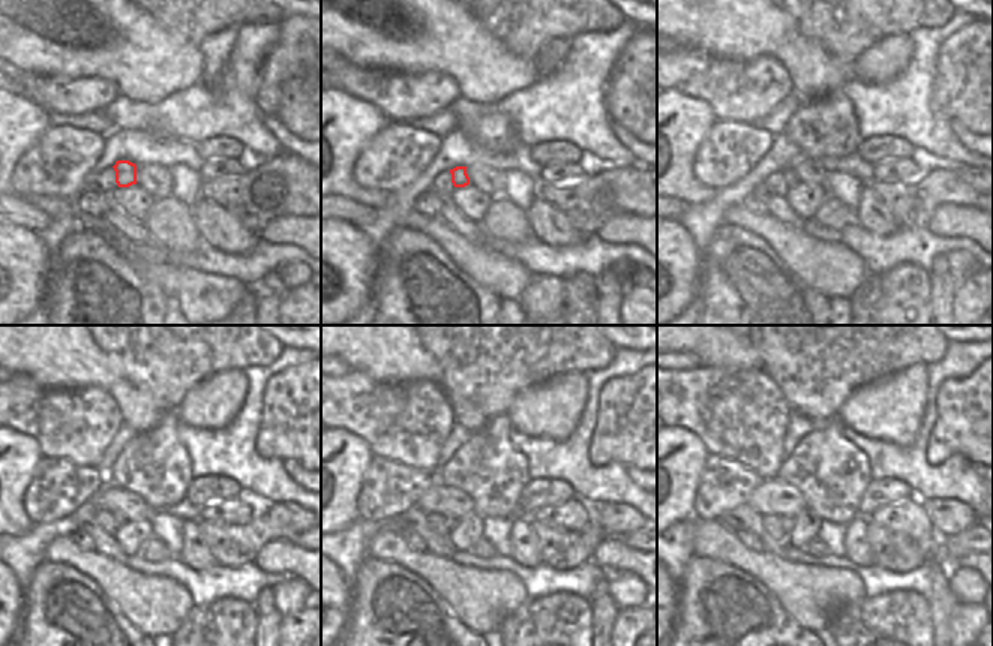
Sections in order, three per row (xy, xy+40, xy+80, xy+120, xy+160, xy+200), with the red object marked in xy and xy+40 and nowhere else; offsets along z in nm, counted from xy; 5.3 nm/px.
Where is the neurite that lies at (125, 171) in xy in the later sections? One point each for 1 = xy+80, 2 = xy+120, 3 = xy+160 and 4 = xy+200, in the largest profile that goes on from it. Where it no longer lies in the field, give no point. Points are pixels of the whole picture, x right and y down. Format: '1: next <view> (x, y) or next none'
1: next xy+80 (792, 180)
2: next xy+120 (119, 517)
3: next xy+160 (450, 522)
4: next xy+200 (786, 522)

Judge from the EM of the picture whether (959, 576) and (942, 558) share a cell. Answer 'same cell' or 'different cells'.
different cells

